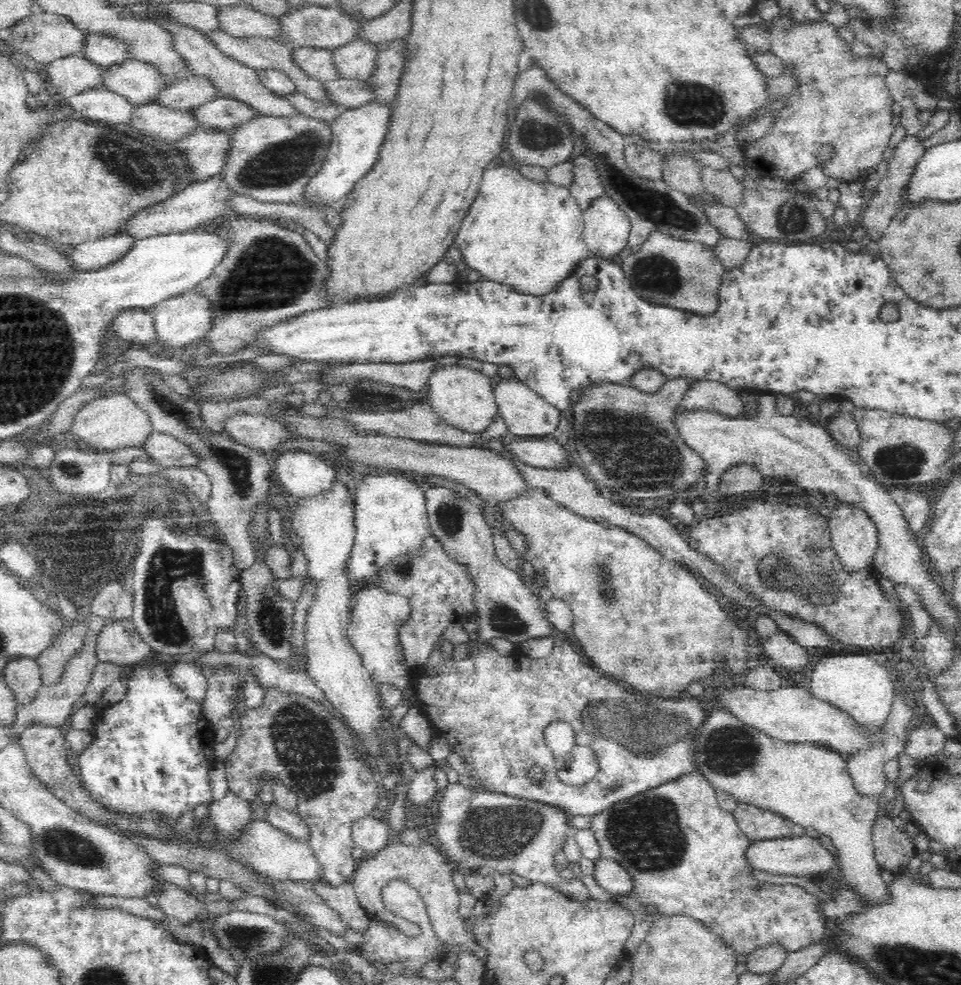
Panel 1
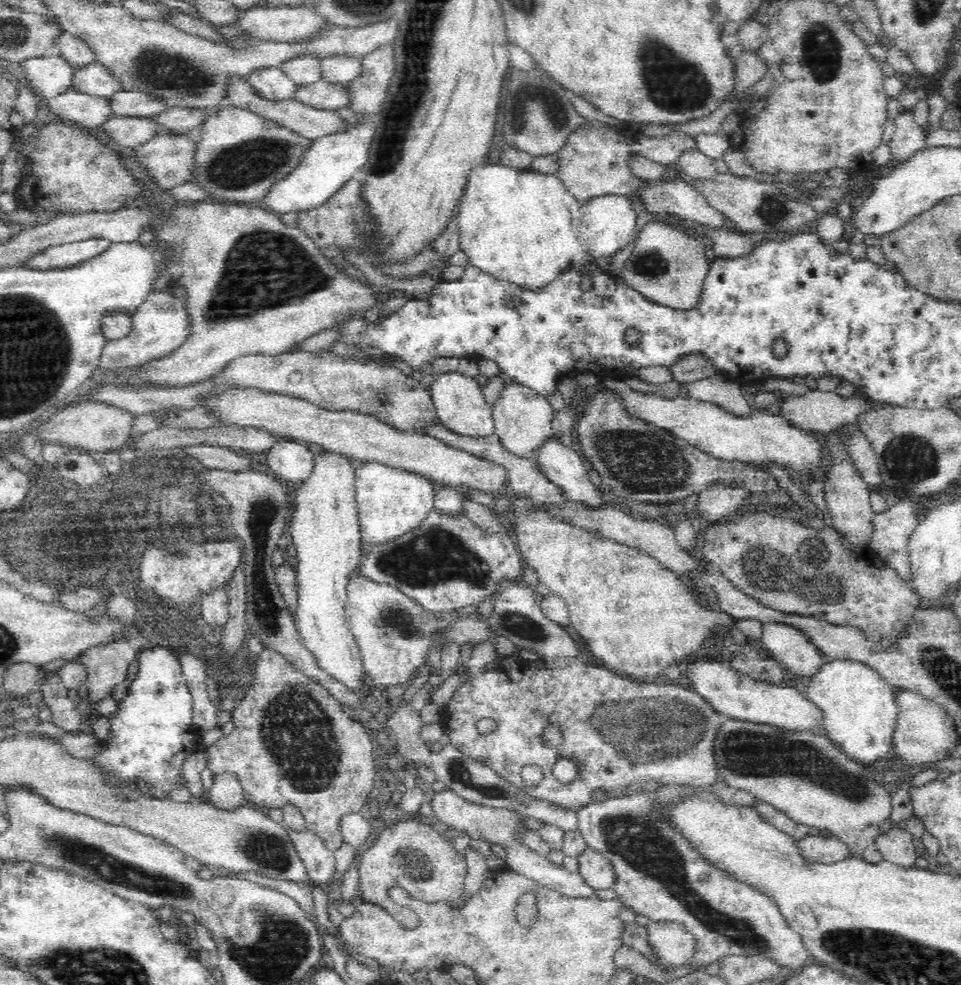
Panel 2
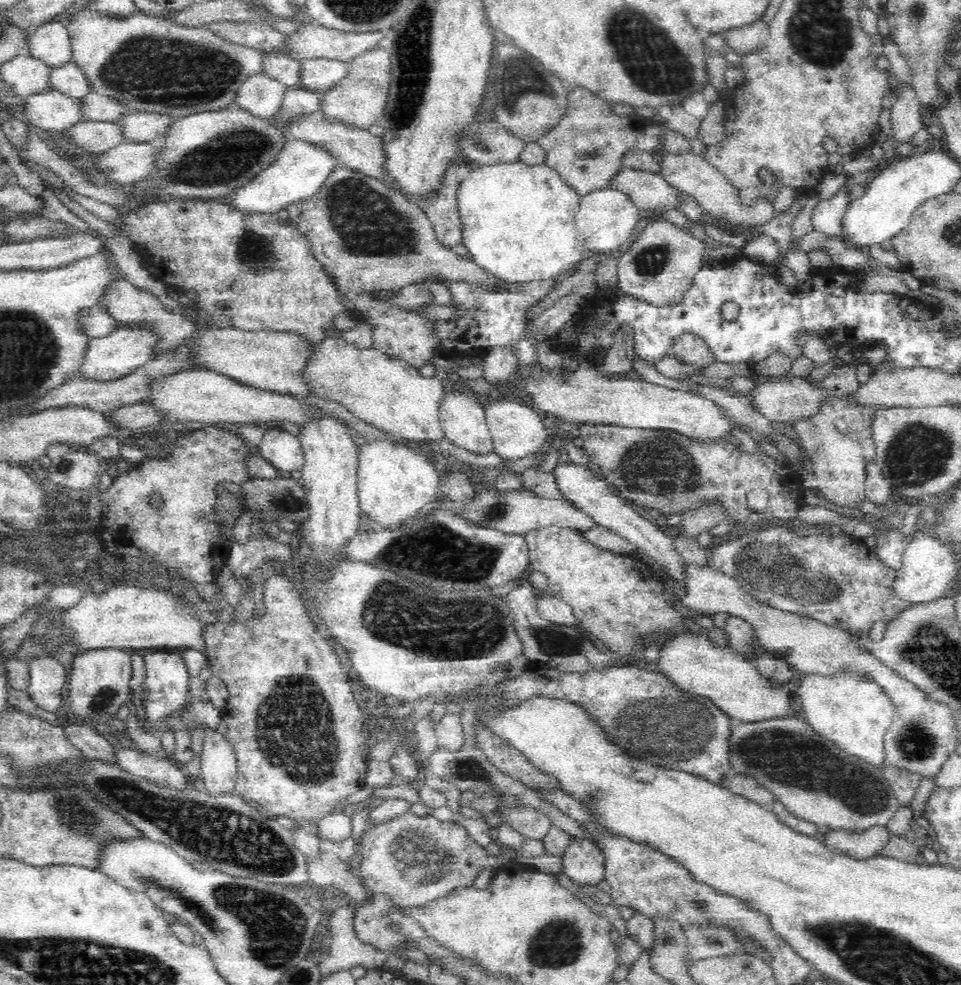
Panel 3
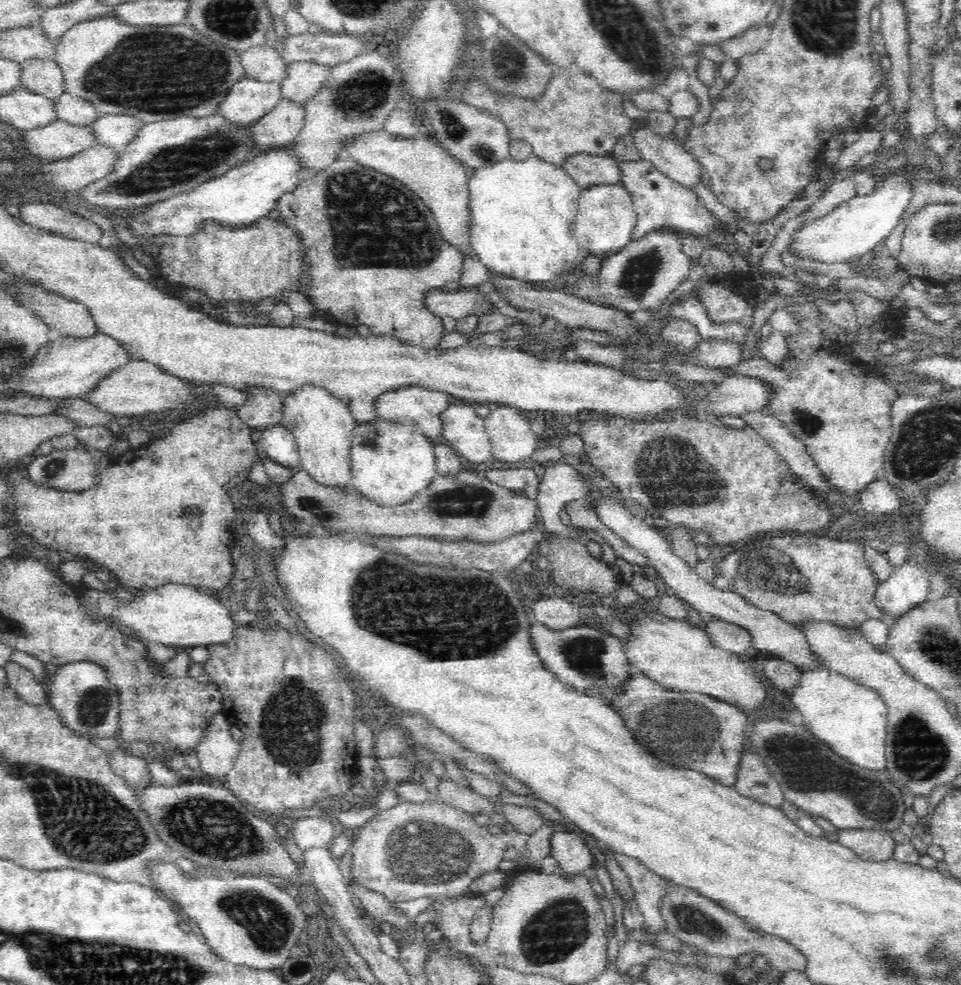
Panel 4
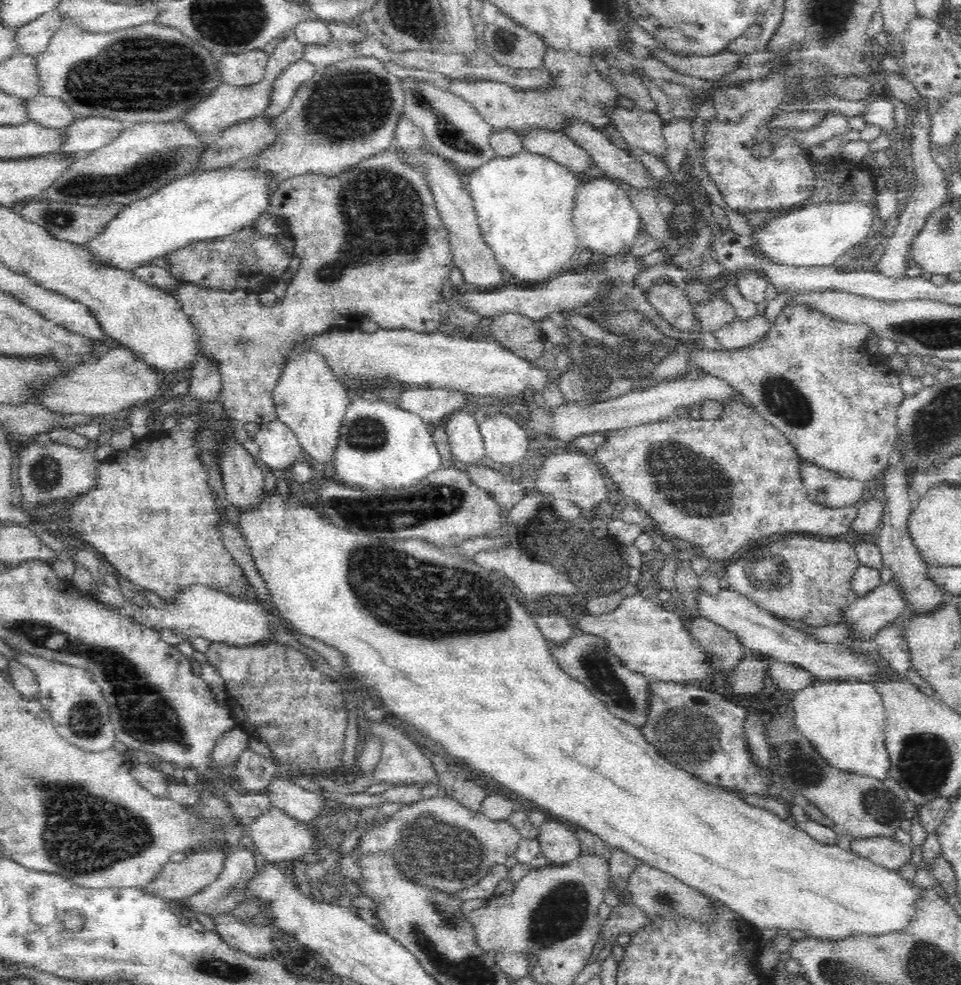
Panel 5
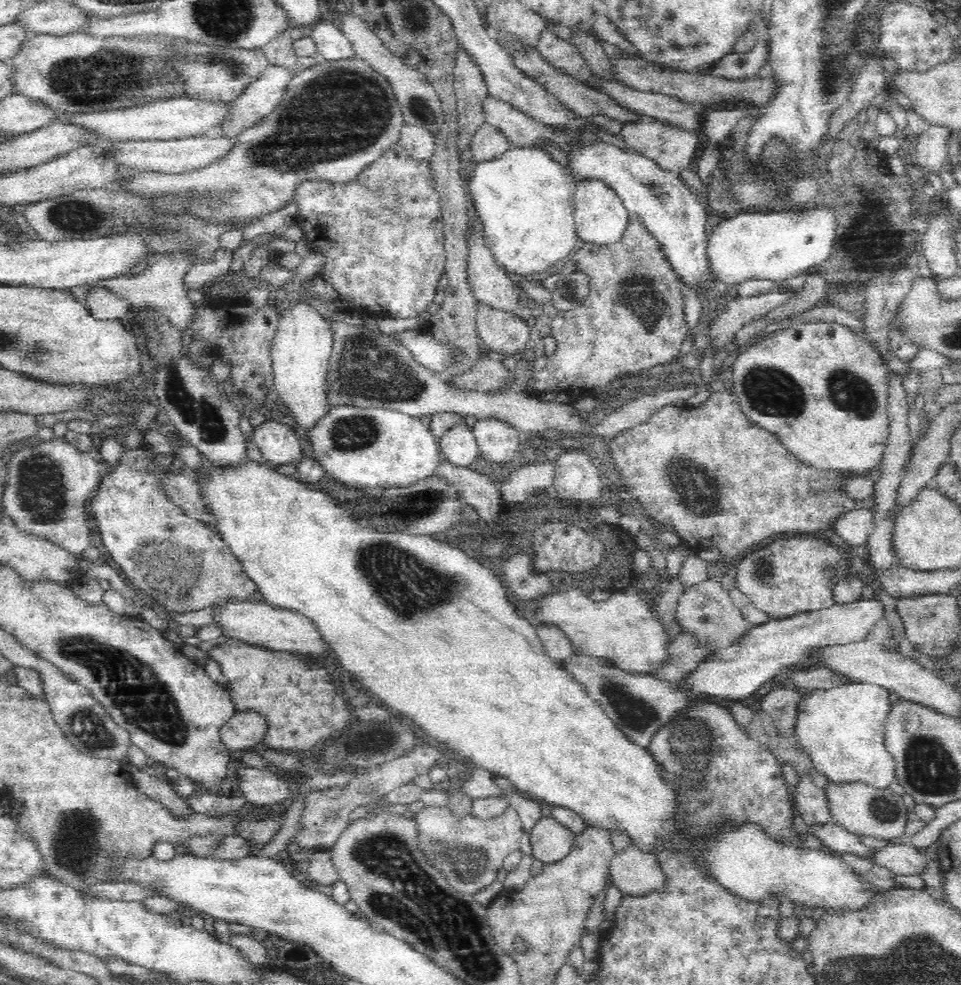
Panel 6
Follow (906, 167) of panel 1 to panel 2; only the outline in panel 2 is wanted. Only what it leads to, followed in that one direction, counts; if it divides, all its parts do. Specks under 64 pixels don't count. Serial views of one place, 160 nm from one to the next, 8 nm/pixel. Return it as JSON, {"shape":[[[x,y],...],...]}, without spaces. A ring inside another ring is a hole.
{"shape":[[[903,109],[894,119],[894,135],[889,142],[892,160],[897,164],[906,162],[925,147],[928,132],[914,120],[912,109]]]}

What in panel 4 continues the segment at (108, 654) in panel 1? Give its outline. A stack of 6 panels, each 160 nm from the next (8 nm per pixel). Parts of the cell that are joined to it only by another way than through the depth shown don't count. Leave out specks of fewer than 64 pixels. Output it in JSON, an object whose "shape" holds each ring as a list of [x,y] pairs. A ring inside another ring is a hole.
{"shape":[[[78,661],[50,667],[44,678],[46,702],[59,716],[59,722],[84,740],[110,738],[116,734],[118,720],[117,688],[110,686],[102,666]]]}

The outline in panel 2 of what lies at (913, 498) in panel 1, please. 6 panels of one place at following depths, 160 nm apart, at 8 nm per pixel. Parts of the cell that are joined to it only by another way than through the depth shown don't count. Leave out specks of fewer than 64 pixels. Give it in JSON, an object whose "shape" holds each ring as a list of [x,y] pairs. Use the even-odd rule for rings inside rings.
{"shape":[[[898,500],[898,502],[894,502],[891,504],[891,508],[888,510],[881,512],[881,513],[874,513],[872,520],[871,520],[871,542],[870,542],[870,549],[884,561],[887,562],[890,567],[894,570],[898,571],[898,575],[902,576],[902,579],[906,581],[906,583],[910,584],[909,582],[909,574],[911,570],[909,570],[909,560],[908,560],[908,547],[909,542],[918,524],[918,507],[914,502],[910,502],[910,500]]]}

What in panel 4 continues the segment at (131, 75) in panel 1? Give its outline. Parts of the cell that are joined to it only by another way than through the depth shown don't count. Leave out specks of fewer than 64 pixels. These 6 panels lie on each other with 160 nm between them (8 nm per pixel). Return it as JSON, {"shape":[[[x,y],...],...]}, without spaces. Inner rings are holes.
{"shape":[[[52,56],[30,57],[19,63],[19,88],[53,99],[63,92],[62,73]]]}

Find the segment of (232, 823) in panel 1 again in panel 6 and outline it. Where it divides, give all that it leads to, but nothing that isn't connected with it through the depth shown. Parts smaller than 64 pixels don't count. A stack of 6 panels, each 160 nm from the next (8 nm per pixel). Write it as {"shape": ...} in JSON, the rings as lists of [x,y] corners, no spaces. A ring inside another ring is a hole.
{"shape":[[[236,709],[222,723],[221,740],[231,754],[251,747],[262,747],[264,736],[270,728],[268,717],[256,709]]]}

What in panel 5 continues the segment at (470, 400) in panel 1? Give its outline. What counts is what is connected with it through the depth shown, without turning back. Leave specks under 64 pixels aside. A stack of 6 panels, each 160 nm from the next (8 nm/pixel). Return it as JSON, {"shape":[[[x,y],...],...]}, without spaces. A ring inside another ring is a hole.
{"shape":[[[470,408],[456,410],[444,420],[449,436],[450,456],[467,465],[476,465],[486,458],[482,433]]]}

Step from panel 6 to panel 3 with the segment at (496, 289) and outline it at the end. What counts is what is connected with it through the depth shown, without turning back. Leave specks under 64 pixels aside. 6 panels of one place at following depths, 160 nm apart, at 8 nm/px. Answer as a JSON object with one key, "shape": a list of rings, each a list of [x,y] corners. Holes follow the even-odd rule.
{"shape":[[[316,111],[308,116],[296,118],[293,126],[289,127],[288,135],[323,149],[328,155],[334,156],[338,165],[383,180],[388,185],[396,184],[396,181],[390,179],[387,170],[389,155],[385,150],[385,140],[380,135],[372,134],[368,129],[358,129],[339,123],[326,123],[319,111]],[[450,164],[450,166],[444,170],[444,176],[441,177],[441,183],[440,186],[438,186],[438,190],[430,192],[428,196],[414,196],[416,205],[420,206],[428,215],[428,219],[432,221],[438,241],[448,248],[456,246],[457,244],[462,244],[463,242],[463,224],[462,219],[460,218],[457,197],[466,170],[467,167],[463,164]]]}

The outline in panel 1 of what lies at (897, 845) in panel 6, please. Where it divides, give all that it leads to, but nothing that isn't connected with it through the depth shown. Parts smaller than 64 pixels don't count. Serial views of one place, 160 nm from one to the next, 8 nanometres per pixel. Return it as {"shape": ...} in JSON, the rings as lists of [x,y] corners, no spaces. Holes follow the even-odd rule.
{"shape":[[[806,834],[799,837],[752,841],[748,845],[746,855],[754,869],[772,875],[824,877],[828,874],[832,875],[834,872],[837,873],[839,868],[838,858],[834,858],[834,854],[824,847],[817,838]]]}

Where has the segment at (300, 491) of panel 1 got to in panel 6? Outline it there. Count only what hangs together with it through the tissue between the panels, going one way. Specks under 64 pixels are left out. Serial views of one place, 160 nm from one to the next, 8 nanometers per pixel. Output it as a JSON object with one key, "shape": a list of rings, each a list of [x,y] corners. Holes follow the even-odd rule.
{"shape":[[[271,419],[254,429],[253,447],[274,466],[297,463],[305,456],[295,428]]]}

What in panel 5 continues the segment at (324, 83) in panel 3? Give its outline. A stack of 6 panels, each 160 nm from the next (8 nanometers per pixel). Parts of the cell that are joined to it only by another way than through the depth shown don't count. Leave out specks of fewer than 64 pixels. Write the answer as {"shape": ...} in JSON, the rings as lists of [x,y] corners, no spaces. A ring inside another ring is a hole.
{"shape":[[[306,59],[288,65],[271,82],[267,107],[263,110],[263,118],[272,120],[278,116],[290,103],[295,90],[307,81],[316,71],[316,67]]]}

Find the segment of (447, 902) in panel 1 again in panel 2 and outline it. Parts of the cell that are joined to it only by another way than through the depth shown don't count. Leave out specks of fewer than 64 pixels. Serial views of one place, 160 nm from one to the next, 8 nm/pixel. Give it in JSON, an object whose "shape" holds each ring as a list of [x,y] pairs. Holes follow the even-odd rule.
{"shape":[[[406,817],[402,821],[389,821],[389,824],[380,834],[376,844],[364,847],[360,852],[359,885],[364,900],[374,900],[374,904],[386,902],[391,889],[402,889],[408,897],[414,900],[422,900],[428,903],[448,901],[453,903],[460,899],[465,888],[465,875],[467,864],[464,856],[458,854],[458,850],[452,845],[451,836],[440,826],[421,823],[412,817]]]}

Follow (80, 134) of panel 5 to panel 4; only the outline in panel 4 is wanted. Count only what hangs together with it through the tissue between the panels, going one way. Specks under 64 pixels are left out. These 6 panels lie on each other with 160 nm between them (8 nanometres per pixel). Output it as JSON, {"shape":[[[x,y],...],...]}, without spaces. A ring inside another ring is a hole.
{"shape":[[[125,114],[98,115],[91,125],[94,141],[96,141],[95,146],[114,149],[118,153],[124,152],[126,146],[132,142],[132,138],[136,136],[136,132],[142,126],[144,123],[136,120],[133,116]]]}

